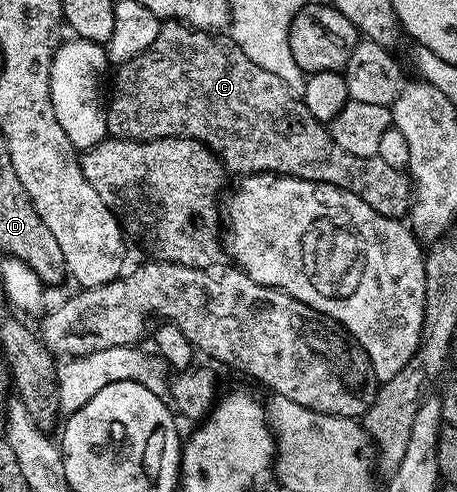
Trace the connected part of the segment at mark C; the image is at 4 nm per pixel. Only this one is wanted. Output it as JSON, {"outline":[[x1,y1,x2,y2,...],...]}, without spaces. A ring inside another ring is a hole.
{"outline":[[177,21,163,22,156,41,152,41,152,45,148,45,148,49,144,49,144,53,132,57,126,63,117,64,115,71,118,72,115,75,113,72,112,75,114,92,111,95,109,92,108,106,106,107,106,130,113,138,140,139,143,141,148,139,173,139,175,137,196,139,222,160,227,172,239,171,237,174,242,177,269,173,271,175,296,177,304,181,312,181,313,183,327,183,333,187,344,189,356,197,360,197,360,201,372,205,372,209,376,209,376,213,380,213,389,219,402,219,409,212,412,202,412,184,409,174,405,170,397,171,392,169,392,165,387,165,383,159,377,157,365,159,364,157,356,157,356,153,348,153,348,149,340,149,340,145,336,145,336,141,330,135,327,124,321,123,316,117,312,117,312,113,307,109,305,103,302,102,299,96,293,95,286,88,284,81,280,81,280,77,275,77,273,73,268,73,268,69,260,69,260,65,248,61,248,56,244,54,244,49,240,49,240,45,236,45,234,40,225,34,191,29,185,23]]}

